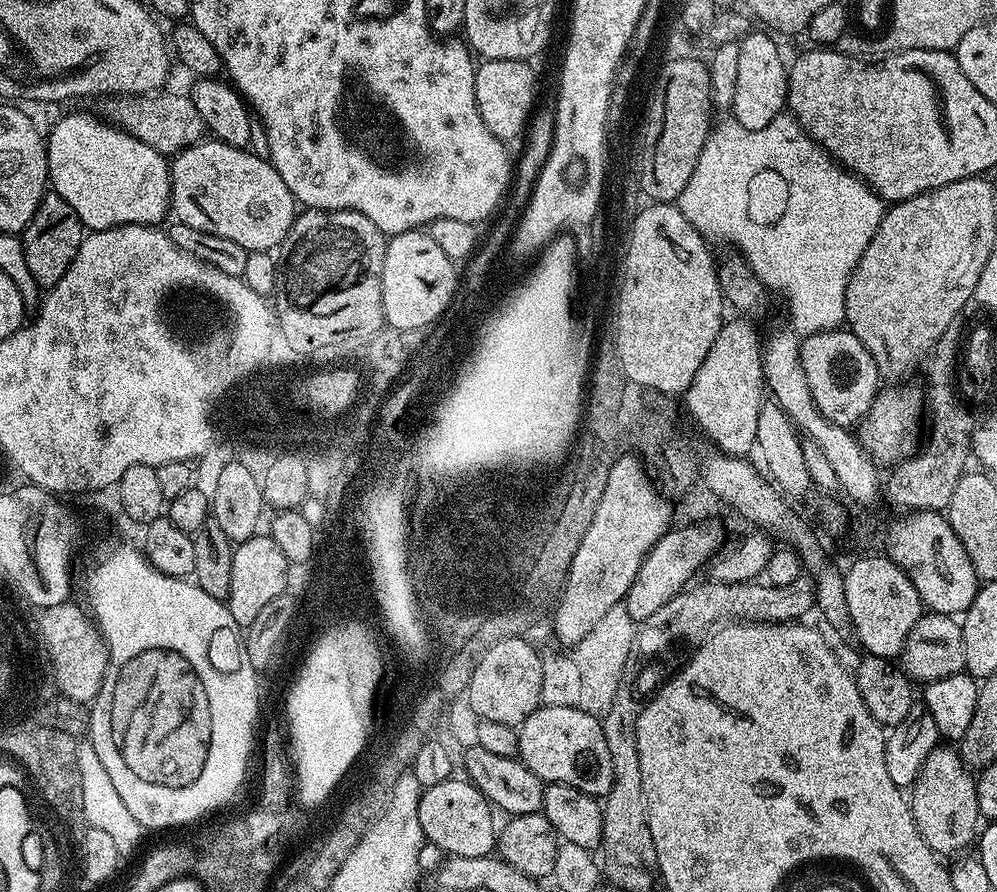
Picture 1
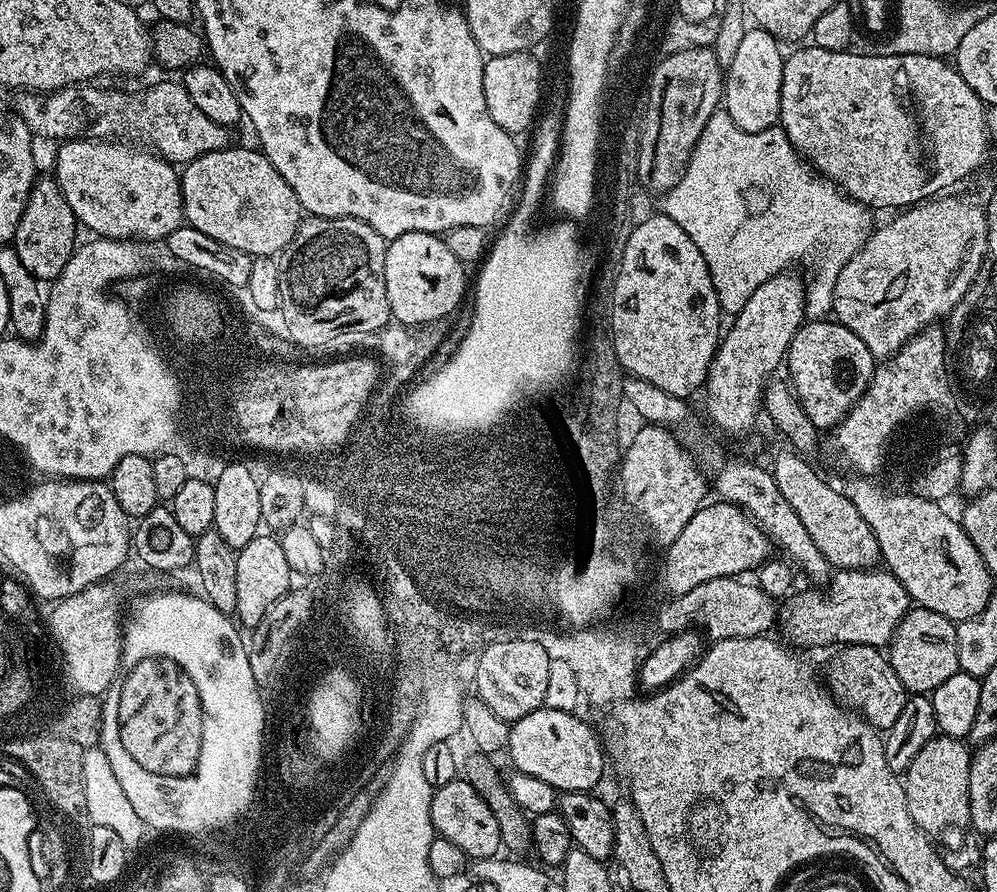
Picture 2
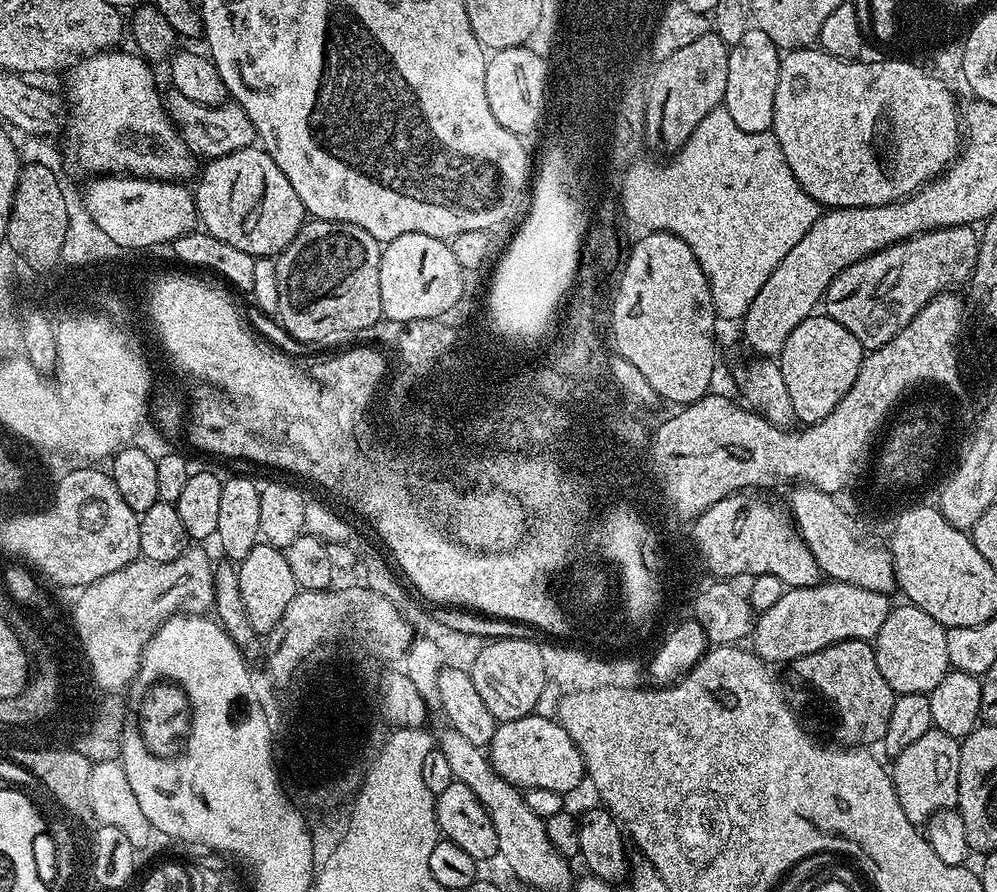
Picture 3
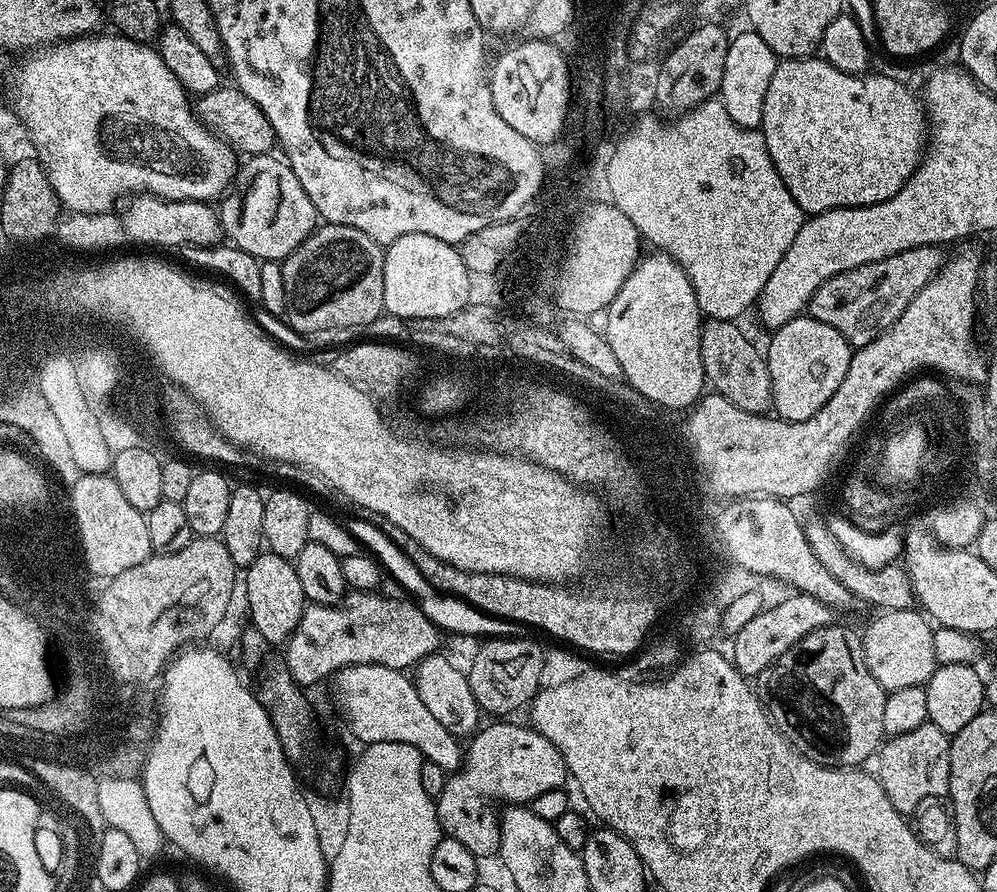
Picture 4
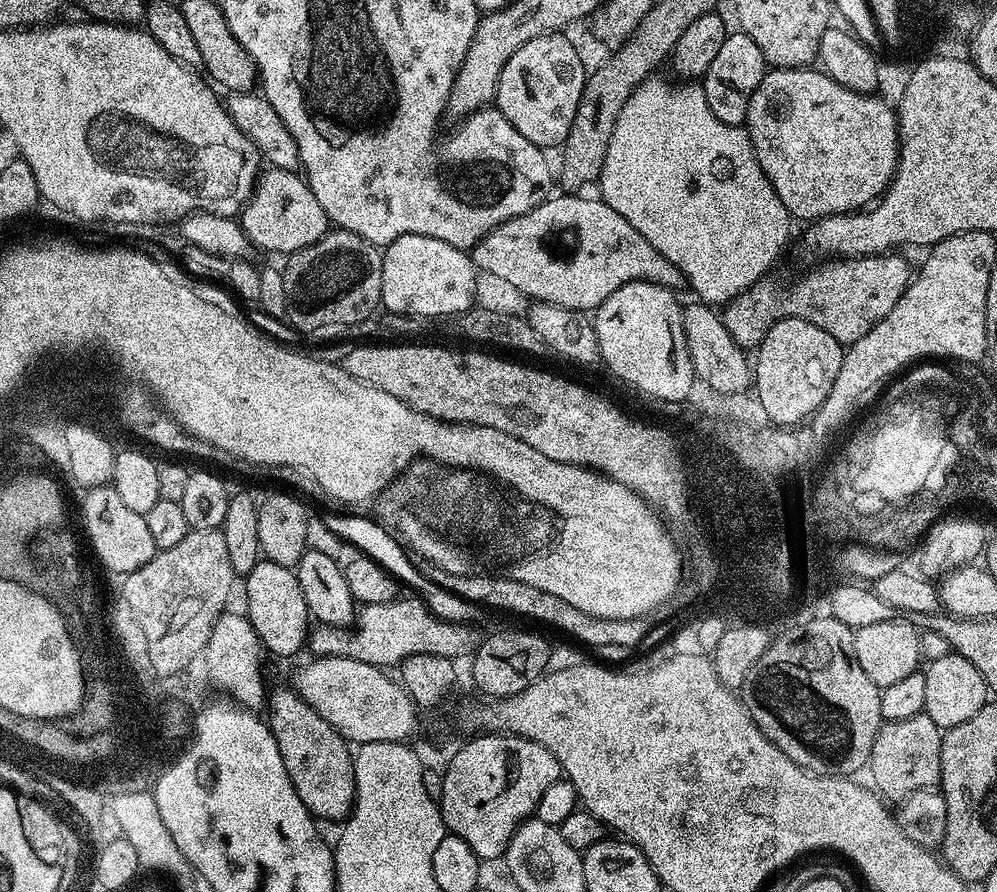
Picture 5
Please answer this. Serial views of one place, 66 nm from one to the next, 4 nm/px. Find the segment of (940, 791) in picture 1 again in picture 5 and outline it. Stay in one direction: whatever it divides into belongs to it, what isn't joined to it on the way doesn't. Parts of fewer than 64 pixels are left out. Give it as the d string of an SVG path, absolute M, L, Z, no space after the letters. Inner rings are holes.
M925 711L914 718L884 722L874 738L866 767L872 771L871 787L888 802L900 802L916 791L935 789L940 782L941 735L942 729Z

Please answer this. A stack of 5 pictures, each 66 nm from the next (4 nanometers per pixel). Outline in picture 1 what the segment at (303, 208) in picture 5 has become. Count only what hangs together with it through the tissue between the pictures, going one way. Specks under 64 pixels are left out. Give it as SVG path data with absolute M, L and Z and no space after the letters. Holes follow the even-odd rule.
M203 138L173 155L170 160L172 169L170 208L174 216L176 212L175 219L186 226L194 226L194 230L218 234L218 238L230 238L230 242L238 242L238 246L242 246L248 253L272 252L279 249L290 226L296 221L298 205L286 182L282 182L282 174L278 174L276 167L261 156L255 156L252 150L223 144L215 138Z

